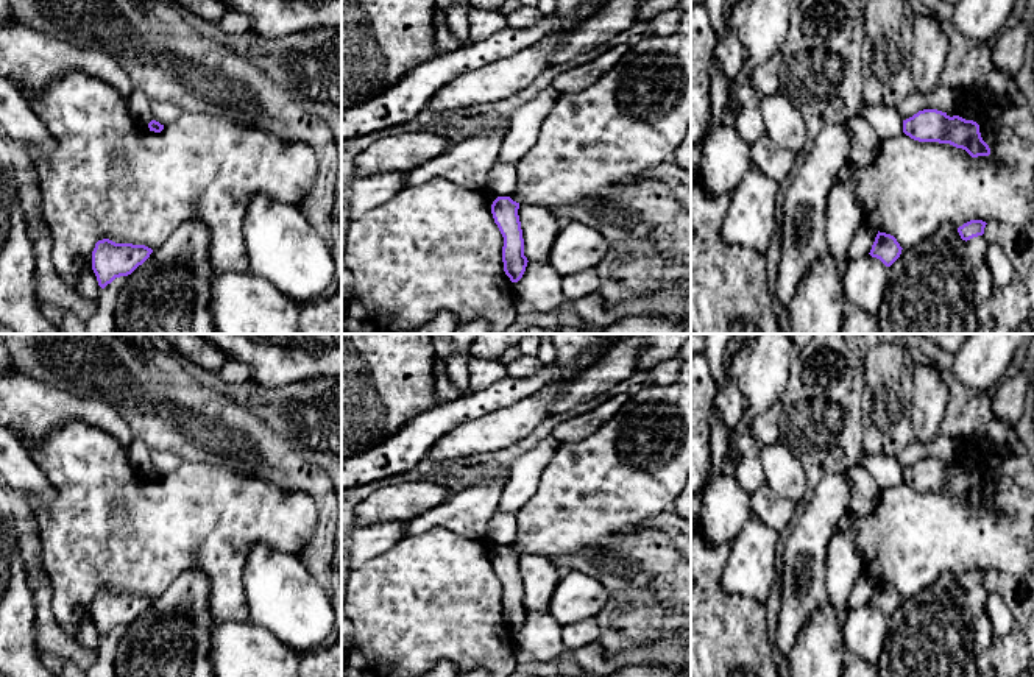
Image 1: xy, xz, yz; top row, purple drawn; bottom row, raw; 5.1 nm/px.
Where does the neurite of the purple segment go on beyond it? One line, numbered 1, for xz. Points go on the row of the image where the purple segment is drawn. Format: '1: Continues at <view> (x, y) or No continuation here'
1: No continuation here

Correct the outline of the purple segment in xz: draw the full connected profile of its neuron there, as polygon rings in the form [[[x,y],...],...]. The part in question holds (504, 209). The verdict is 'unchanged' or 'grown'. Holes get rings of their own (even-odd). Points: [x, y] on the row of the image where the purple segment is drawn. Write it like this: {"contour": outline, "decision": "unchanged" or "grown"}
{"contour": [[[498,197],[491,204],[494,223],[504,237],[504,271],[512,282],[518,282],[522,278],[529,262],[524,256],[524,239],[518,209],[519,203],[510,197]]], "decision": "unchanged"}

